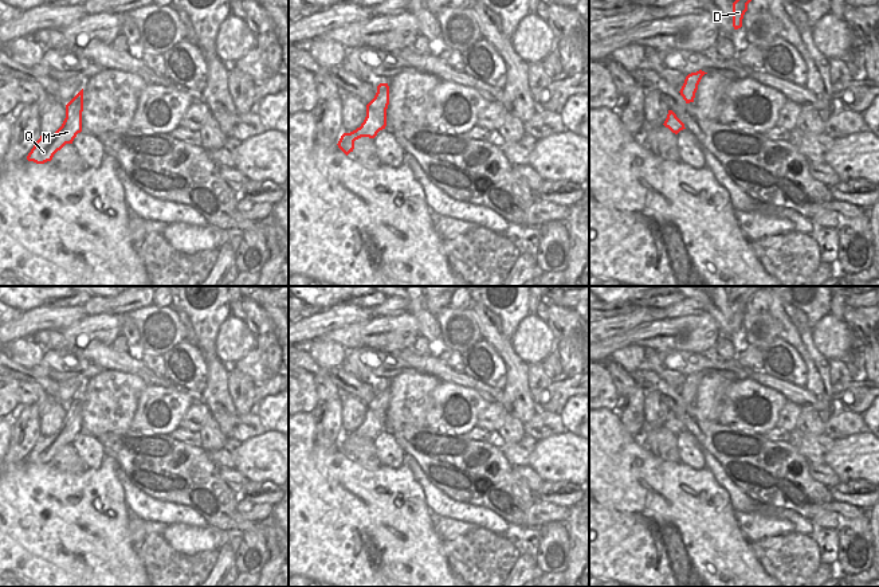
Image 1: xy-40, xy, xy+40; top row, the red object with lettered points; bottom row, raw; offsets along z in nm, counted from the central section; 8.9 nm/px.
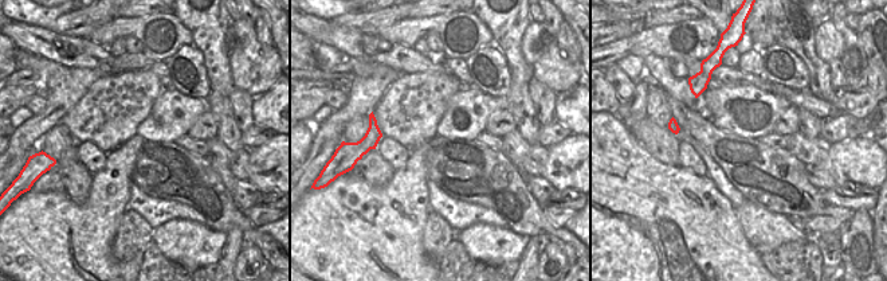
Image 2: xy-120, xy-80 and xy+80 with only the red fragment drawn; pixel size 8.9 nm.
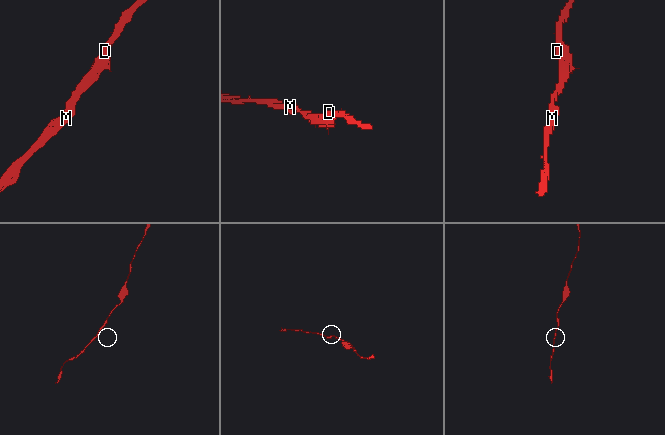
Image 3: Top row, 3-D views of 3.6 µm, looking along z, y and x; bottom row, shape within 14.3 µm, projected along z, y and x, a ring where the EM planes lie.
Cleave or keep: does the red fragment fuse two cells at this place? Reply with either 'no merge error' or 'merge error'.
no merge error

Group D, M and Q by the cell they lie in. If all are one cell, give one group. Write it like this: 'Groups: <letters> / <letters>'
Groups: D M Q

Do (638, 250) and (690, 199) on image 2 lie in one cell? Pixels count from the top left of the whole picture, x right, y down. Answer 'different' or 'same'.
same

